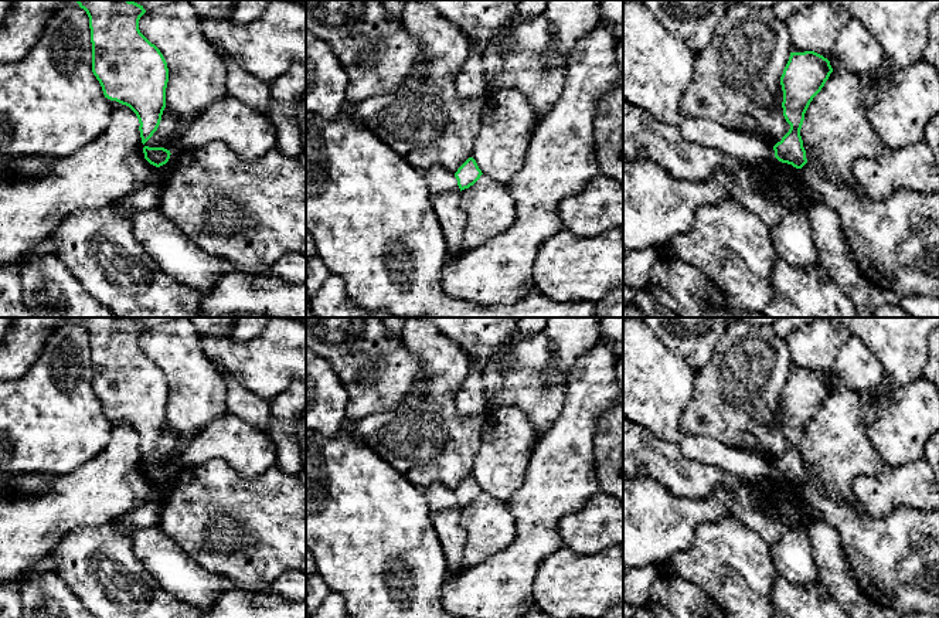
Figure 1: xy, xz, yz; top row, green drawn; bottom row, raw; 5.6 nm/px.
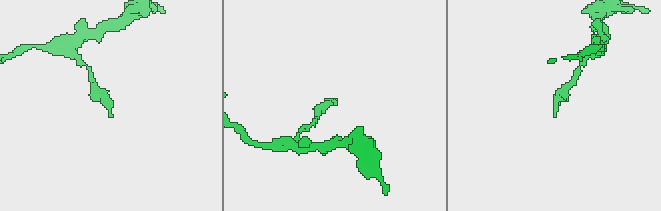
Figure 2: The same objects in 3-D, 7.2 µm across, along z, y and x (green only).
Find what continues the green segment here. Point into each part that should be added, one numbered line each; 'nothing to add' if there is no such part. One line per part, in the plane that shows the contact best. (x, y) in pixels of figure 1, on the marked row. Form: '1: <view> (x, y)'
nothing to add

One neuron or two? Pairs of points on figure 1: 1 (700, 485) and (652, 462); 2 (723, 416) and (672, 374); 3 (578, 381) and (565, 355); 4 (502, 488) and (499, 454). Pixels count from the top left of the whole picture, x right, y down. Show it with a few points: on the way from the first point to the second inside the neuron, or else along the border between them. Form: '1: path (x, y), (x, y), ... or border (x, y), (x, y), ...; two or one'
1: path (689, 478), (683, 478), (663, 462); one
2: border (697, 370), (693, 396), (679, 423); two
3: border (595, 345), (577, 359), (567, 374); two
4: path (500, 479), (500, 462); one

